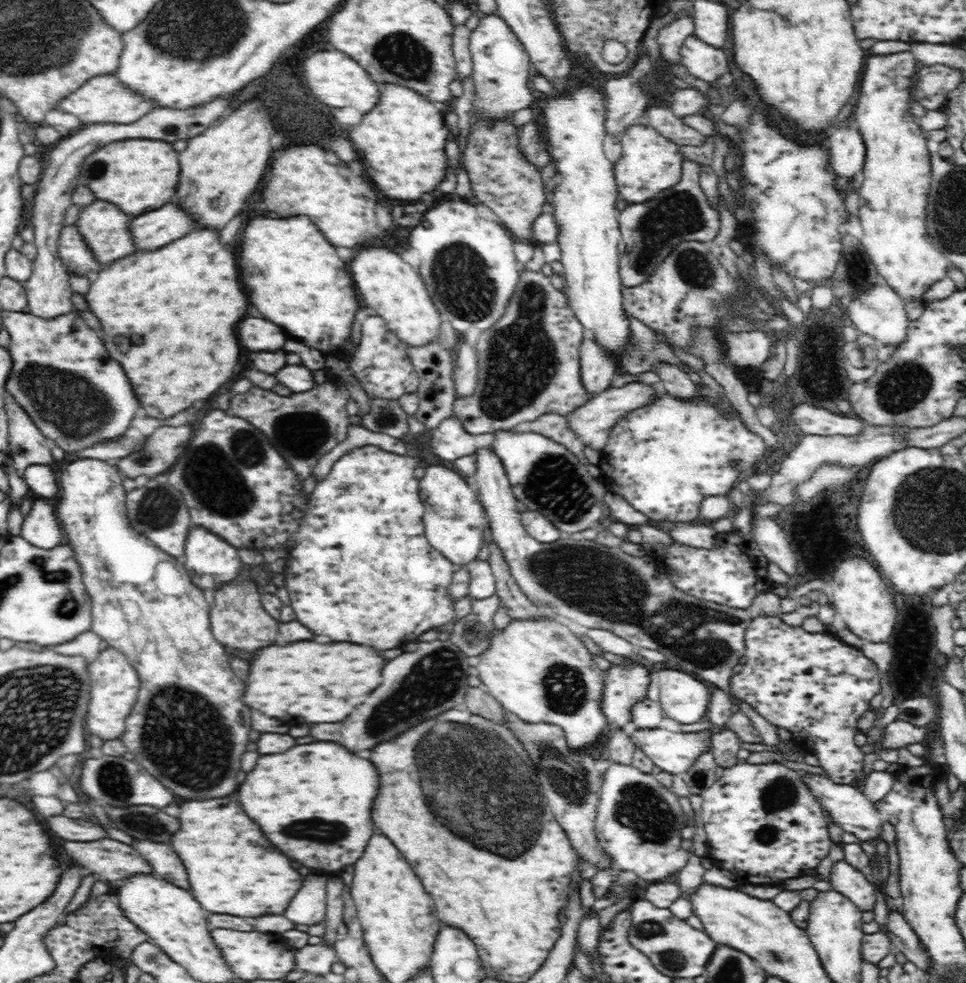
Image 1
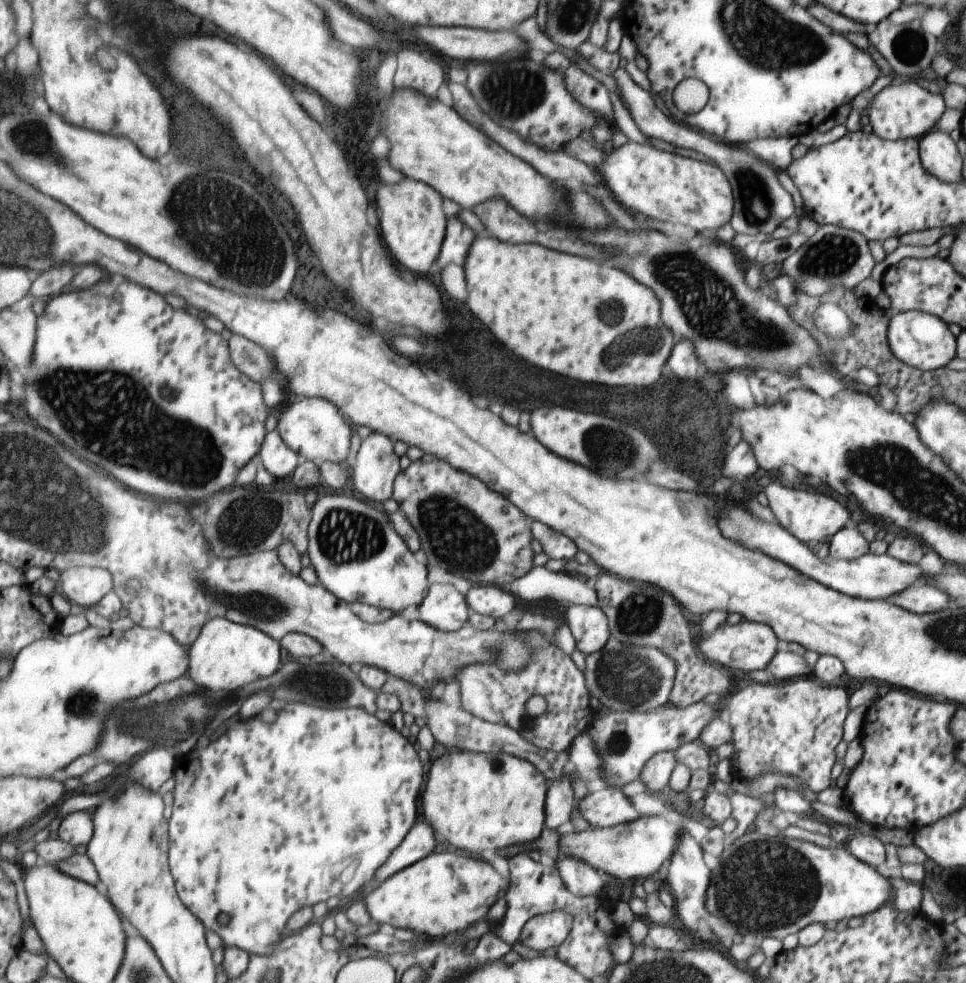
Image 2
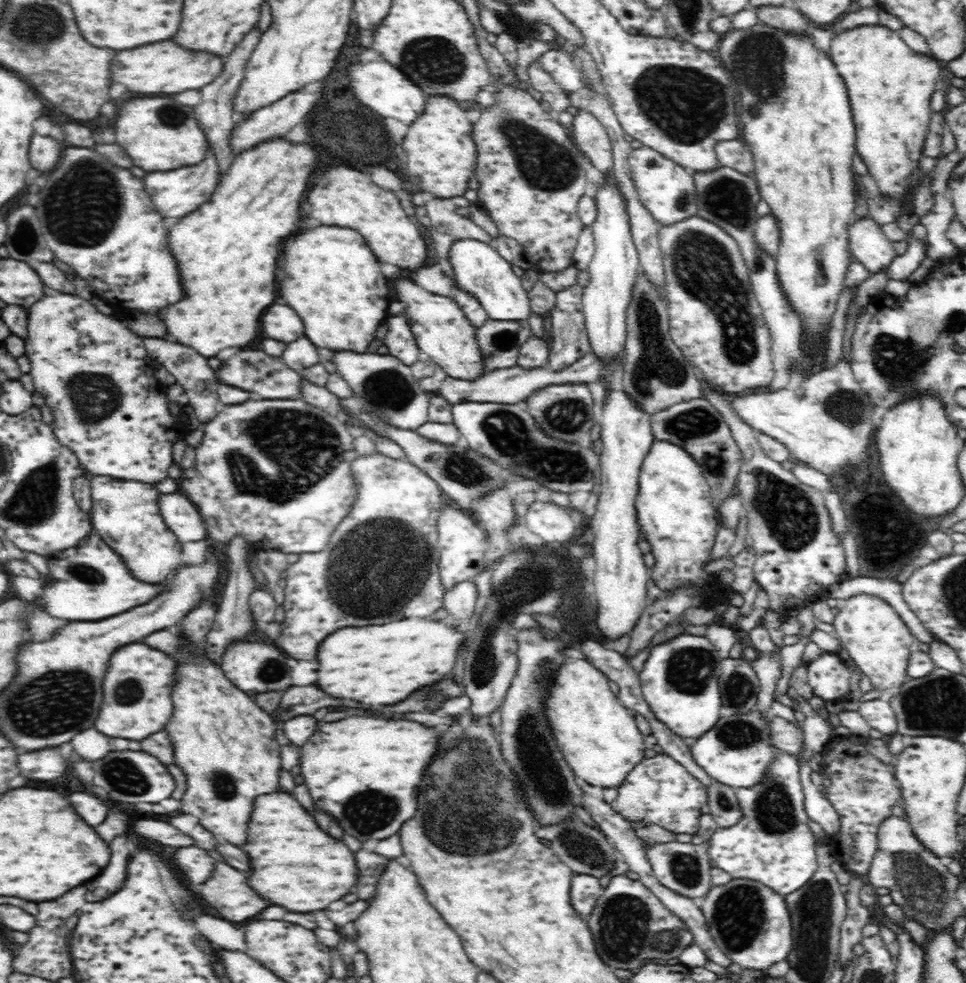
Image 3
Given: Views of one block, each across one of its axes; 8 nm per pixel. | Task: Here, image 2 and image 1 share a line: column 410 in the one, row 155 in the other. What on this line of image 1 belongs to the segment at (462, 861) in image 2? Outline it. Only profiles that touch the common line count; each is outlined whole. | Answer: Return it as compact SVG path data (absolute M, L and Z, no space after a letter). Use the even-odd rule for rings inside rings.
M898 52L898 54L886 54L886 56L870 56L864 66L864 78L860 86L860 98L854 111L857 130L862 135L864 143L864 182L859 190L858 211L863 228L863 235L859 239L861 245L877 272L884 276L884 280L906 300L918 300L928 286L932 286L936 280L942 280L946 276L945 255L934 244L933 238L927 229L927 202L932 180L931 157L932 153L926 145L926 137L919 126L918 119L908 110L913 101L914 74L916 72L916 60L912 52Z

